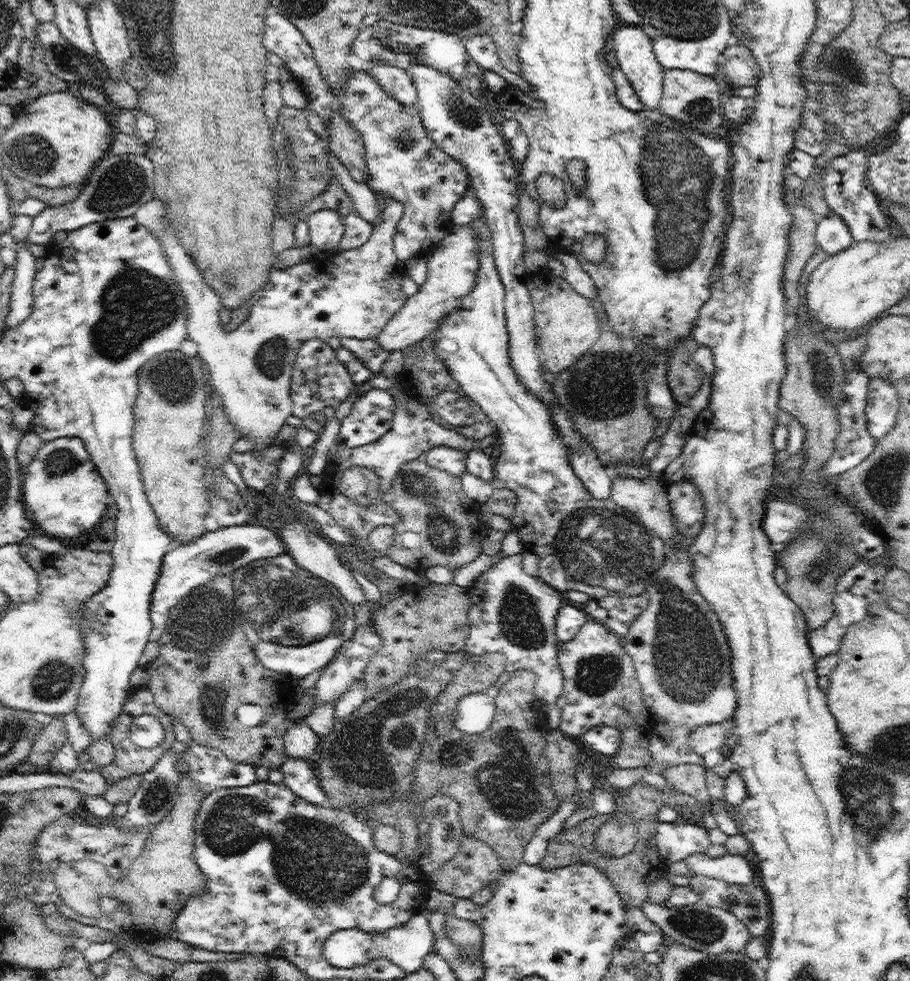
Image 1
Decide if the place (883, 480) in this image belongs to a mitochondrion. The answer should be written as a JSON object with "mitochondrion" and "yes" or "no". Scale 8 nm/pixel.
{"mitochondrion":"yes"}

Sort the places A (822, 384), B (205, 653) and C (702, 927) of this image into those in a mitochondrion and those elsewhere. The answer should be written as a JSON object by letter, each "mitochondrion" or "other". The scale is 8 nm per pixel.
{"A":"mitochondrion","B":"mitochondrion","C":"mitochondrion"}

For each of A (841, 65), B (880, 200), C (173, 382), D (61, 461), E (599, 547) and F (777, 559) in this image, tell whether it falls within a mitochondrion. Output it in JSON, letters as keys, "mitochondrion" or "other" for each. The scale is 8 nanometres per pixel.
{"A":"mitochondrion","B":"other","C":"mitochondrion","D":"mitochondrion","E":"mitochondrion","F":"other"}

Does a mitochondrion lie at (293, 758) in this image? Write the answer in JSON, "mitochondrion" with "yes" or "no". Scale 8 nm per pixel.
{"mitochondrion":"no"}

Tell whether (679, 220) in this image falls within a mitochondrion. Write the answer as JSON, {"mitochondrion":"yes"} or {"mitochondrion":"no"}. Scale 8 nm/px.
{"mitochondrion":"yes"}

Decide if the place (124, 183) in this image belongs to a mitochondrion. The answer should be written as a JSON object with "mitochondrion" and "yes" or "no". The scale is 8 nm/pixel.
{"mitochondrion":"yes"}

